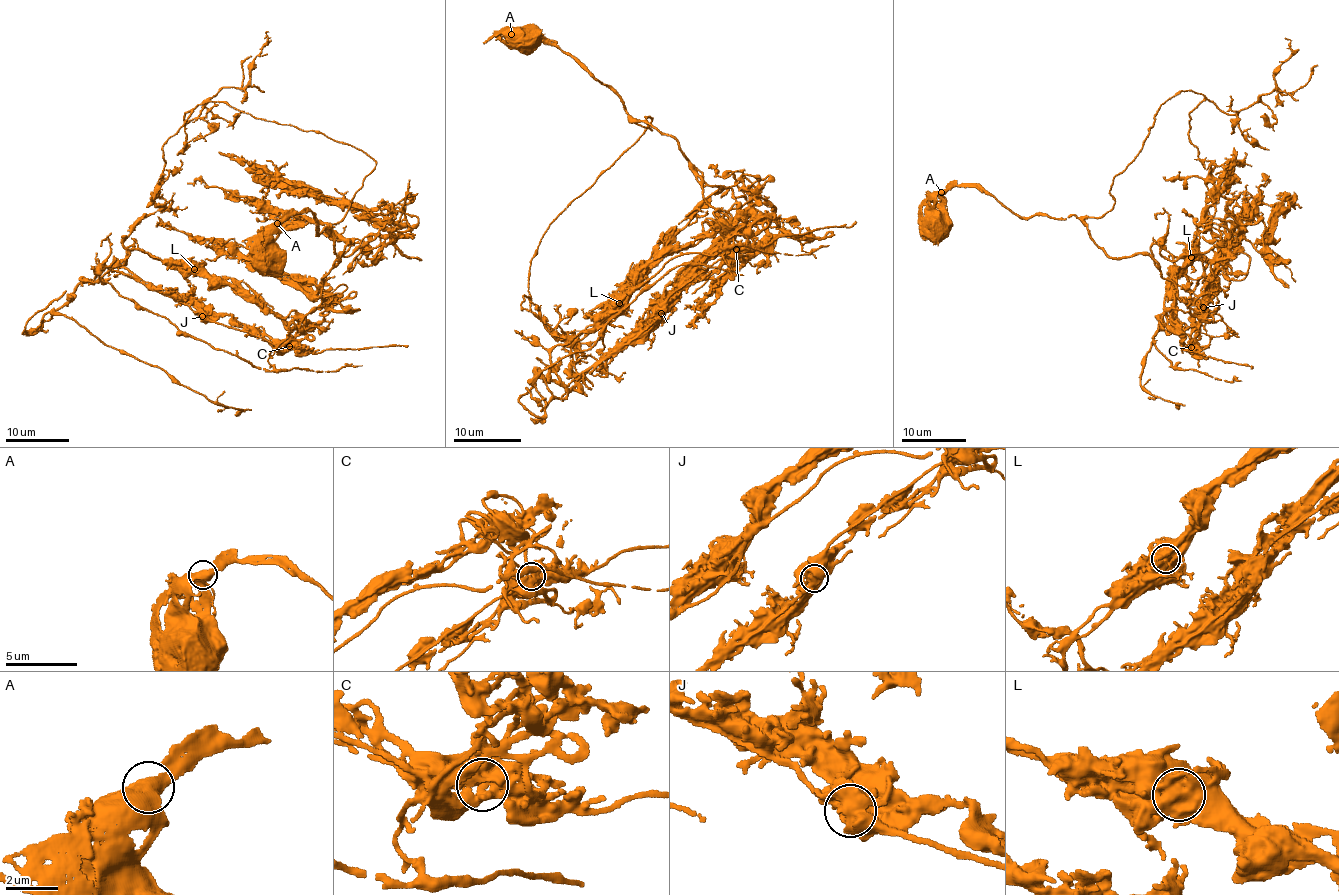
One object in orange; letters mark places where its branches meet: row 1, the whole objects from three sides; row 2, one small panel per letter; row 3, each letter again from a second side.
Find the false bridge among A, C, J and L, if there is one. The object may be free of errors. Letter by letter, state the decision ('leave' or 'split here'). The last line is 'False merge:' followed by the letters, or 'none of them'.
A: leave
C: leave
J: leave
L: split here
False merge: L

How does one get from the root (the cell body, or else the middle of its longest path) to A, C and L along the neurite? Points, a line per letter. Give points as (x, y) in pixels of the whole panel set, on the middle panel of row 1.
A: (526, 44), (527, 47), (511, 46), (508, 42), (511, 34)
C: (526, 44), (508, 42), (540, 34), (607, 85), (626, 112), (677, 141), (745, 260), (736, 249)
L: (526, 44), (508, 42), (540, 34), (673, 138), (733, 226), (733, 246), (700, 236), (620, 303)

